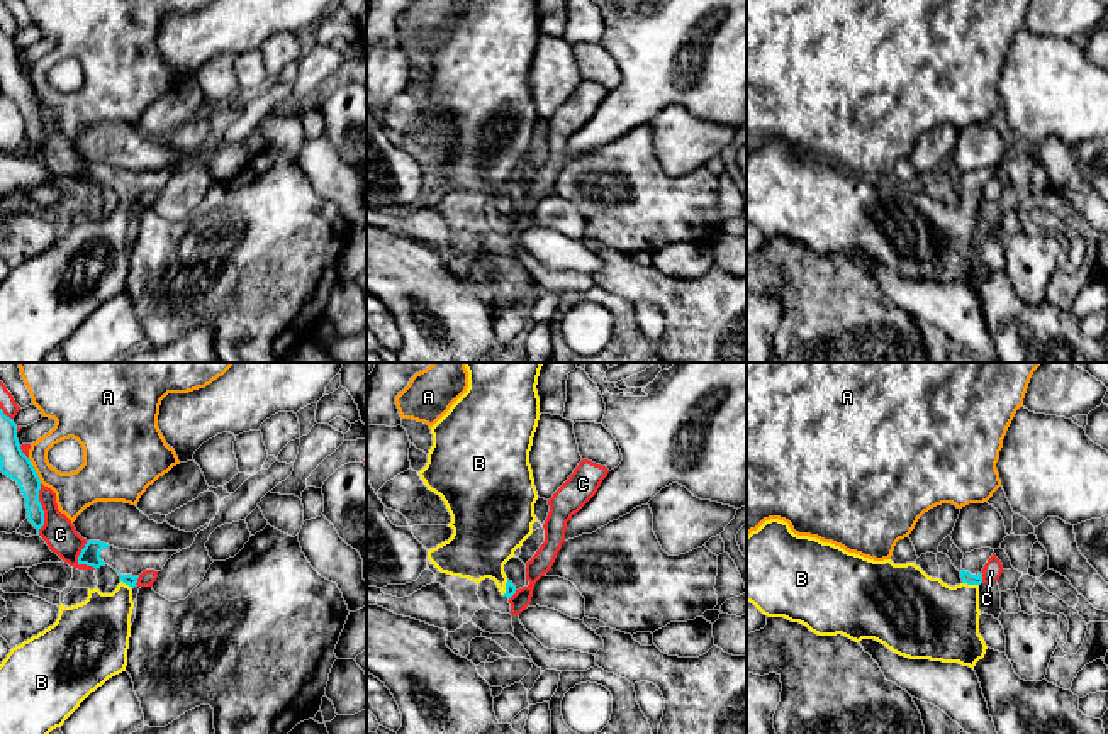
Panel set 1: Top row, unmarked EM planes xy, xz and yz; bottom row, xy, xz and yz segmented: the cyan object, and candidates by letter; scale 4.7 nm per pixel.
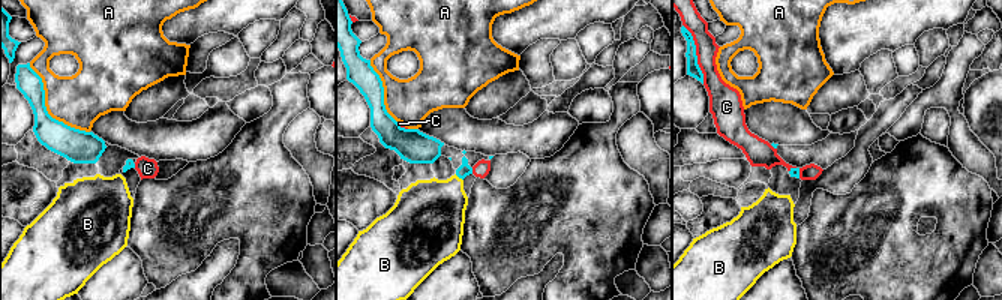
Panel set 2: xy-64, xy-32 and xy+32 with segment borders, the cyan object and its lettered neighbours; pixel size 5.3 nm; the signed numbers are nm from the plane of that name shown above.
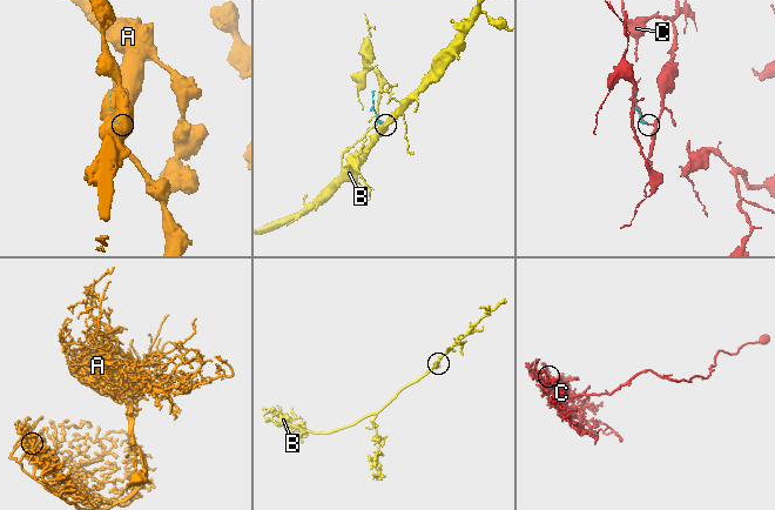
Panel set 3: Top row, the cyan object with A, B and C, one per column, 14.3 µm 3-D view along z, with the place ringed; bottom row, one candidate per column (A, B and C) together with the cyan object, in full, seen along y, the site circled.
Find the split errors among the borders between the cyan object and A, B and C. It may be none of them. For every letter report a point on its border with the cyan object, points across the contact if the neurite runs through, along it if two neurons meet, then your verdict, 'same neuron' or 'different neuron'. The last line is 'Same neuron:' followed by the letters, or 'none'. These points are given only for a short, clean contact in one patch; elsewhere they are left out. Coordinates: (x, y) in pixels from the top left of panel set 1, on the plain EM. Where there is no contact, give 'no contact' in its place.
A: xy (34, 90) | different neuron
B: yz (971, 204) | across yz (966, 197), (971, 204), (934, 241) | same neuron
C: xy (41, 129) | different neuron
Same neuron: B

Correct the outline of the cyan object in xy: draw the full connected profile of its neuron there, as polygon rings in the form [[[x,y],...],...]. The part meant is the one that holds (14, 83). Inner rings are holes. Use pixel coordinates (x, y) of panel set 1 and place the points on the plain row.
[[[0,29],[0,92],[12,98],[24,119],[29,142],[37,149],[44,146],[44,131],[39,122],[41,100],[31,83],[22,73],[17,59],[17,46]]]

